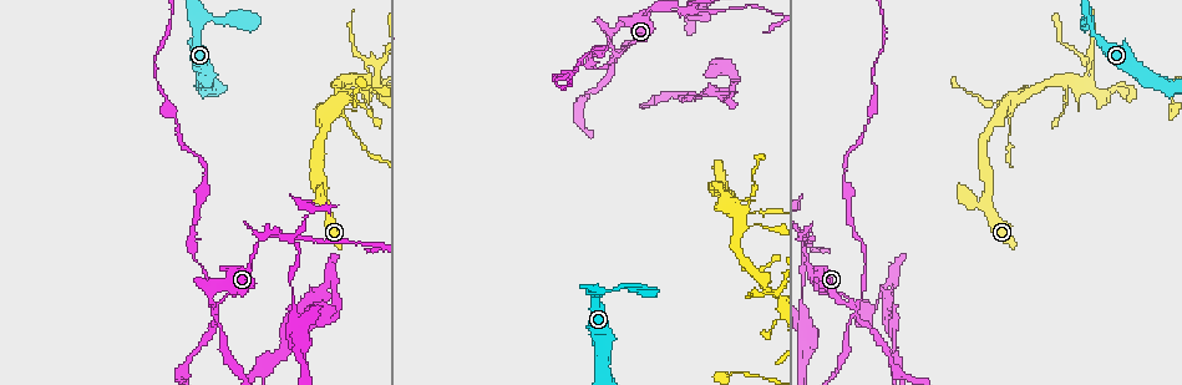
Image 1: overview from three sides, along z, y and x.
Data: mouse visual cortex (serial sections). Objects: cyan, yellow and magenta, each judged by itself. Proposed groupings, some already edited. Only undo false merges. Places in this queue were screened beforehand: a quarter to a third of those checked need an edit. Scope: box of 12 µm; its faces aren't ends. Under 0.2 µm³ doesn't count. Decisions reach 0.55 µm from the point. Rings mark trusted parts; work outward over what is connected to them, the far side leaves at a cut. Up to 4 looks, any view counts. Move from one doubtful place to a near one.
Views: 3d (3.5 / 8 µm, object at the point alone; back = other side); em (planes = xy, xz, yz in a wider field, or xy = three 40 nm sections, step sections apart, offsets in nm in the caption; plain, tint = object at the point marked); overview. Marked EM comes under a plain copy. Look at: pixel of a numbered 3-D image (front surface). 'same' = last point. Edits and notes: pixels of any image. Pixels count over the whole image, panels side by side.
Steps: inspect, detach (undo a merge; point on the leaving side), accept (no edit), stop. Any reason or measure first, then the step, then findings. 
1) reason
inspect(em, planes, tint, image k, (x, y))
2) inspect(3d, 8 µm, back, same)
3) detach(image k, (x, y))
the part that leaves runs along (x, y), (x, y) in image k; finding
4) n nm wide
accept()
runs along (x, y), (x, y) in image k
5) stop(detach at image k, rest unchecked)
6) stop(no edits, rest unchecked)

looks like a crossing
inspect(3d, 3.5 µm, image 1, (847, 302))

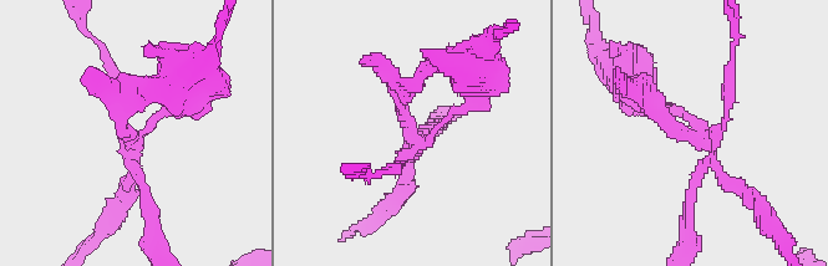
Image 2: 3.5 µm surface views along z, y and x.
4 arms; arms of 150, 150, 150, 200 nm; need the tissue
inspect(em, xy, step 5, tint, image 2, (131, 132))

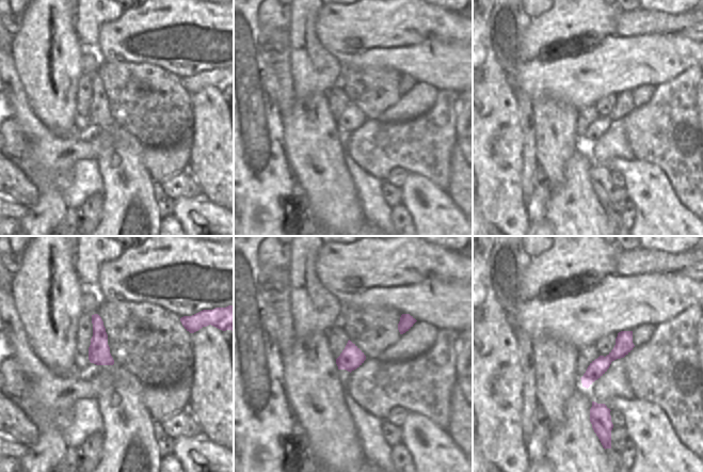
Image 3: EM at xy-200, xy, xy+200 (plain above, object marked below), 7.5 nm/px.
accept()
runs along (629, 333), (624, 343), (585, 383) in image 3; continuous, no second cell

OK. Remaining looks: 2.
sharp bend
inspect(3d, 3.5 µm, image 1, (203, 22))

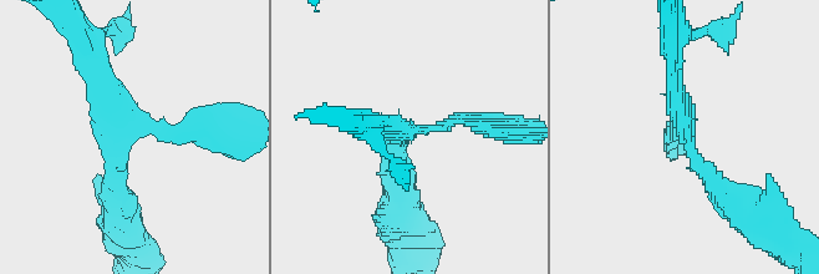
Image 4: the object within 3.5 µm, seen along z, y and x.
now the EM
inspect(em, xy, step 3, tint, image 4, (685, 128))

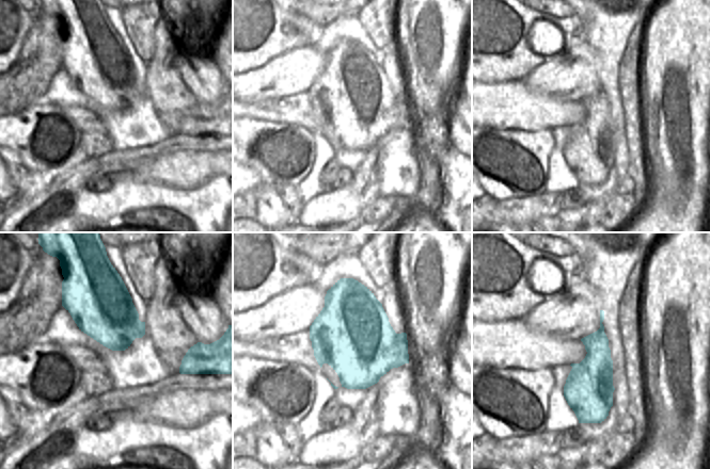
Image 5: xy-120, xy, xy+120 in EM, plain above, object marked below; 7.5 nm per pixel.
accept()
runs along (118, 198), (126, 130), (207, 133) in image 4; one cell here

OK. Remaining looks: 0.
stop(no edits, rest unchecked)

